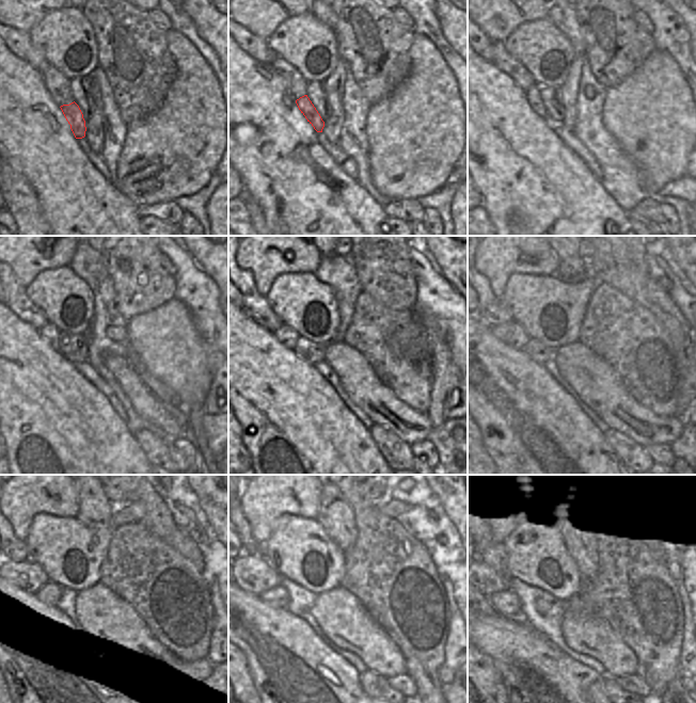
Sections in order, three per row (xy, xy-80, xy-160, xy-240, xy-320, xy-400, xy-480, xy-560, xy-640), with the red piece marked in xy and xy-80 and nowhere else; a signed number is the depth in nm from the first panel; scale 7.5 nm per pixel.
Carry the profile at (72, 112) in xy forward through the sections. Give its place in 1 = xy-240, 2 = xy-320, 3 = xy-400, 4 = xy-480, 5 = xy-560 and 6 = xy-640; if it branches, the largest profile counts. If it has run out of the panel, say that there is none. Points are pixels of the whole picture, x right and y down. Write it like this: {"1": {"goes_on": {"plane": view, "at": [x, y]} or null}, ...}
{"1": {"goes_on": {"plane": "xy-240", "at": [49, 332]}}, "2": {"goes_on": {"plane": "xy-320", "at": [287, 336]}}, "3": {"goes_on": {"plane": "xy-400", "at": [512, 334]}}, "4": {"goes_on": {"plane": "xy-480", "at": [26, 576]}}, "5": {"goes_on": {"plane": "xy-560", "at": [252, 573]}}, "6": {"goes_on": {"plane": "xy-640", "at": [489, 581]}}}

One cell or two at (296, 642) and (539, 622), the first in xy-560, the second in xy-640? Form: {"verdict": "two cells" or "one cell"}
{"verdict": "two cells"}

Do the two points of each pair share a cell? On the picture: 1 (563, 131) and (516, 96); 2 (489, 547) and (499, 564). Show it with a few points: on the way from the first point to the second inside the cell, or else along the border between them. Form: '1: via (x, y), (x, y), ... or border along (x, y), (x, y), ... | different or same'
1: border along (552, 126), (556, 134), (568, 146) | different
2: via (492, 552), (496, 560) | same

